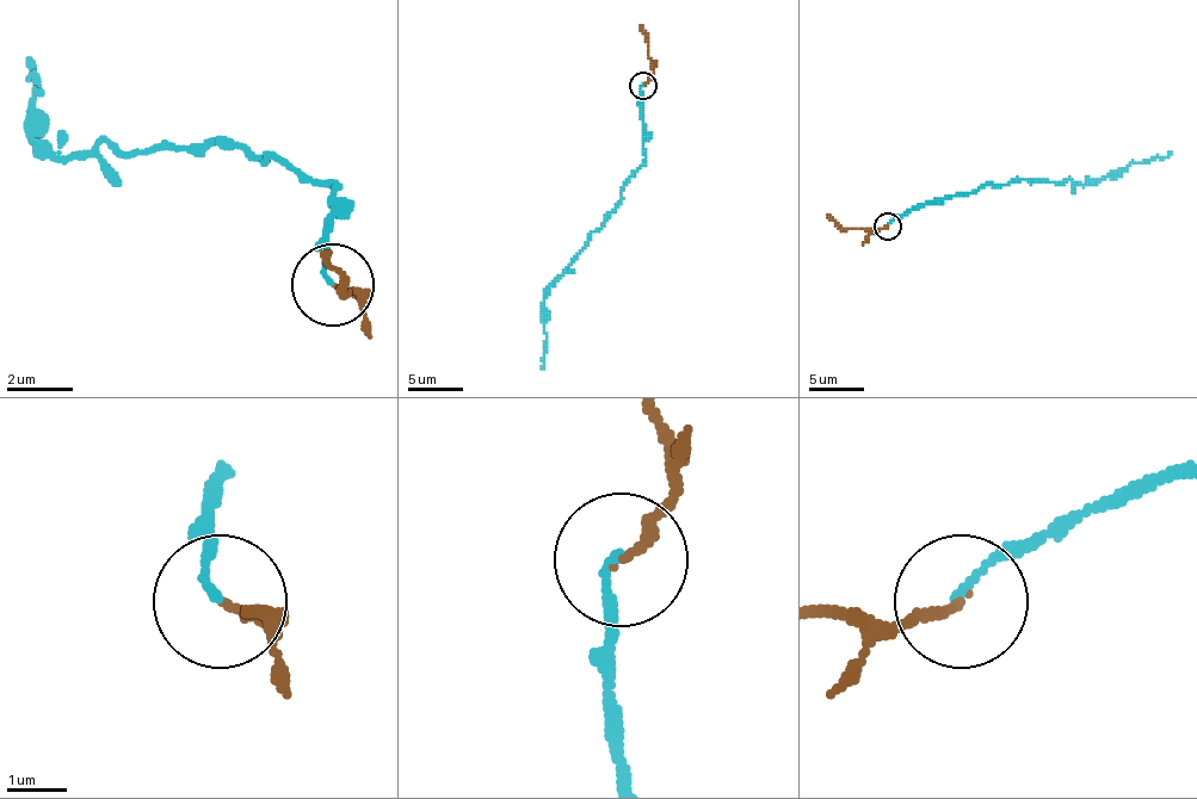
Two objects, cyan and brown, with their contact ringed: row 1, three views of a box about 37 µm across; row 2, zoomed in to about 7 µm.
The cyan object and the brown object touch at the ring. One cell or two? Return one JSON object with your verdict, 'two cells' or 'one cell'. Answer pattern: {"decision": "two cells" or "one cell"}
{"decision": "two cells"}

